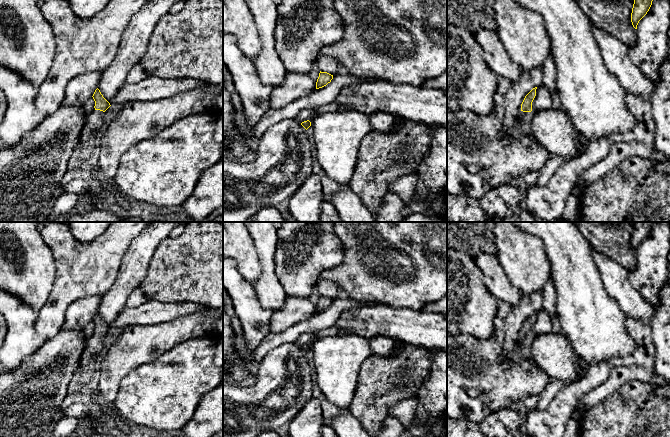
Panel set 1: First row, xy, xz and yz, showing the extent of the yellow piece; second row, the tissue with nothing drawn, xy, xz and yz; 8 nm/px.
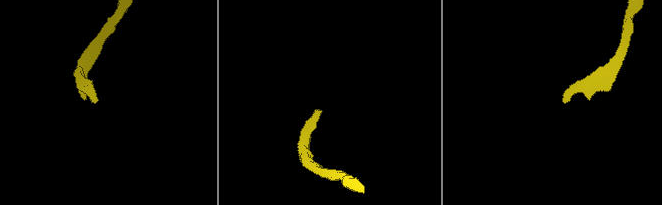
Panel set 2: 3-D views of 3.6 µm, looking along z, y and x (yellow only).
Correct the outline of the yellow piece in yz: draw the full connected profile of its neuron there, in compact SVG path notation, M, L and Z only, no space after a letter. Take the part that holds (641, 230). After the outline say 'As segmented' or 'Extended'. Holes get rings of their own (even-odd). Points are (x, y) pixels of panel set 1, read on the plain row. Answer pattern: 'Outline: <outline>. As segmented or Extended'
Outline: M635 222L631 237L631 246L635 253L637 253L639 245L649 235L653 223L654 222Z. As segmented

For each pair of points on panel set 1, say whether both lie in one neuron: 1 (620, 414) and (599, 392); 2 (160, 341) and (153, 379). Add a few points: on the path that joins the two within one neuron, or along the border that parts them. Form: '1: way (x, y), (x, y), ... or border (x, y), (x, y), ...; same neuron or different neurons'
1: border (624, 384), (586, 411); different neurons
2: border (177, 345), (136, 368); different neurons

